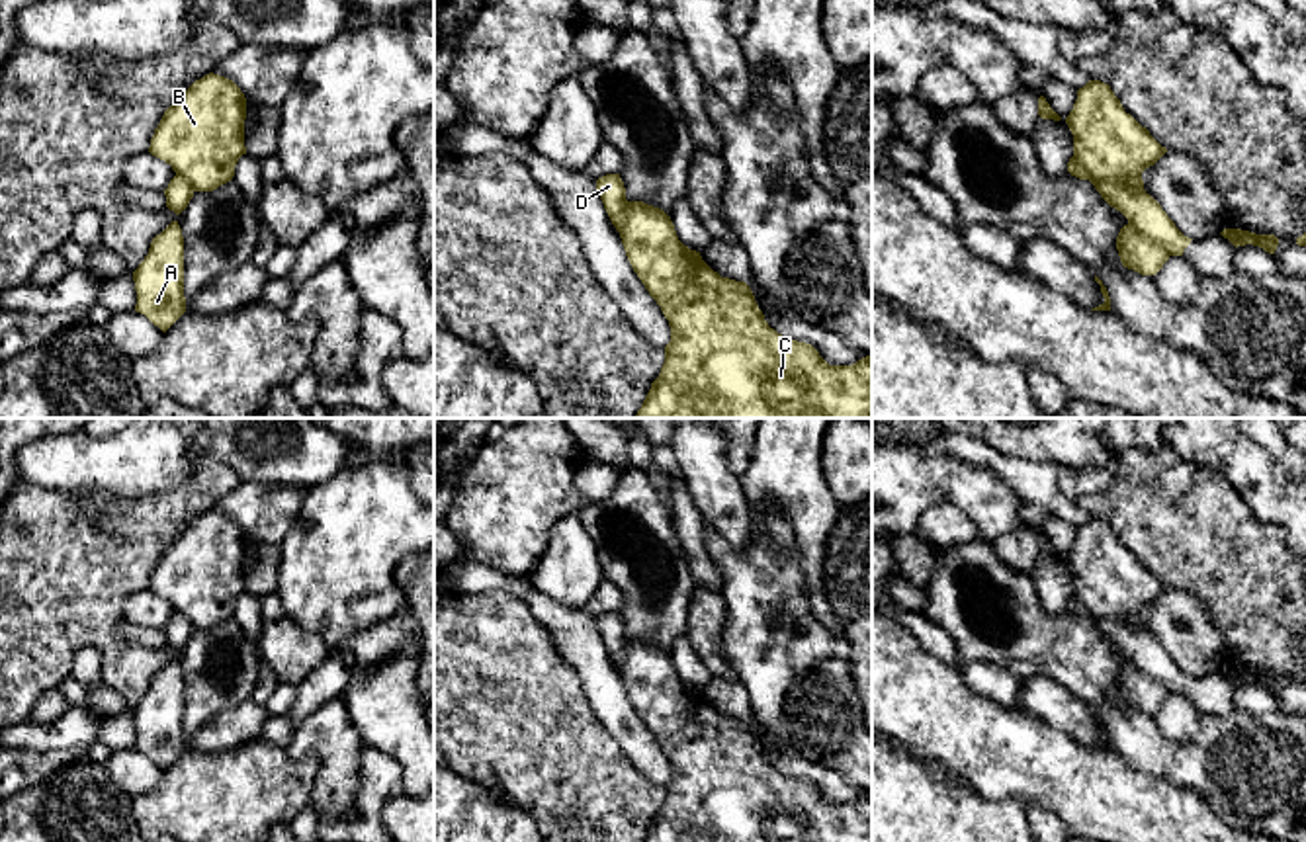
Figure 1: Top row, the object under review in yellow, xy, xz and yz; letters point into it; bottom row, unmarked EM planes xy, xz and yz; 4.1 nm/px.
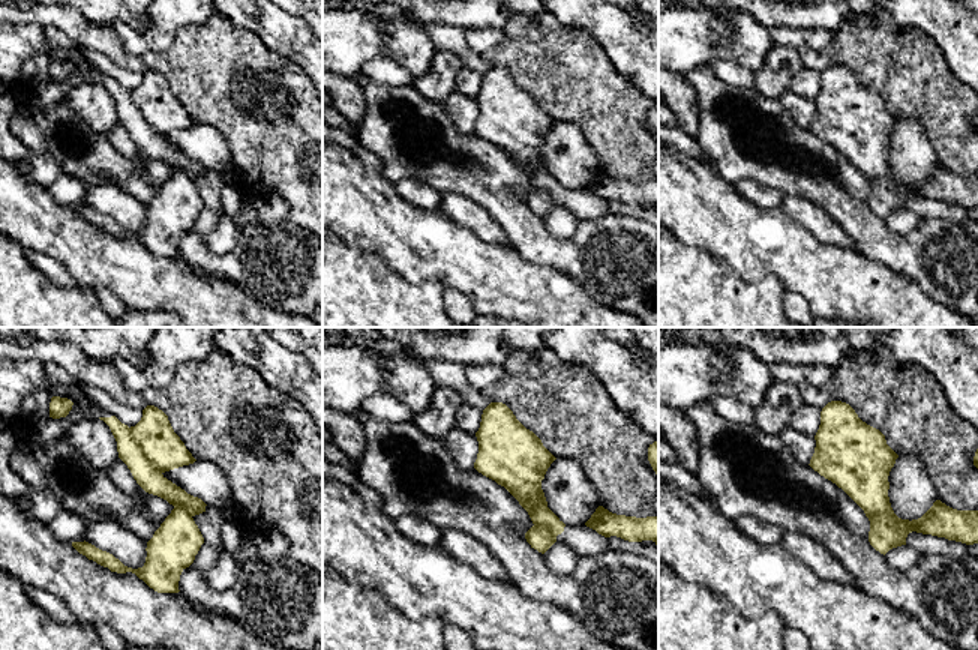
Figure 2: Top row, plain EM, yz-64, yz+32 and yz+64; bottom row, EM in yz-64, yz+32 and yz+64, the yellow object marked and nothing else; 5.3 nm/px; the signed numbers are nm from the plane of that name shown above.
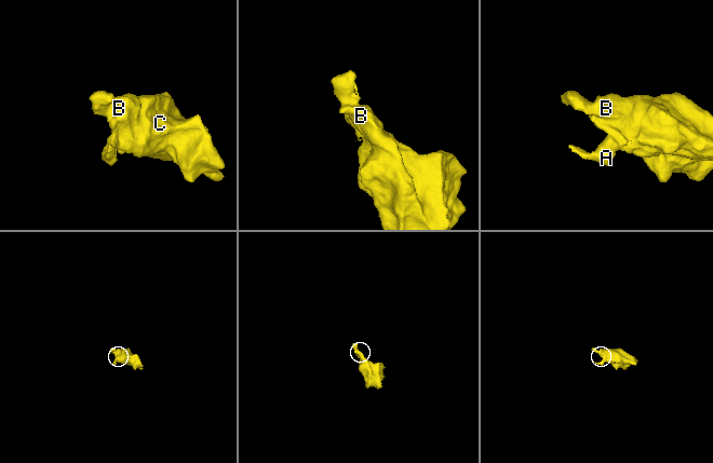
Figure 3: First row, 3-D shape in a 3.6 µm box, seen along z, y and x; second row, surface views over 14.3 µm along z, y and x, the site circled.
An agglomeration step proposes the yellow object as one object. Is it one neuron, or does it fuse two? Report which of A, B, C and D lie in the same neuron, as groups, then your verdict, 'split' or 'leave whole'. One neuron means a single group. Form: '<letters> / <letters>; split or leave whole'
A B C / D; split

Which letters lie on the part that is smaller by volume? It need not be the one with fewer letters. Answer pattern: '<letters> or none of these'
D

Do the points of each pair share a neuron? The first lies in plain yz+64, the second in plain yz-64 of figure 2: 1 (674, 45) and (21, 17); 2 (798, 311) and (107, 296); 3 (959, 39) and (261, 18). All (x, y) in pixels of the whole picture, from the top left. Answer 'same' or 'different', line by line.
1: different
2: same
3: same

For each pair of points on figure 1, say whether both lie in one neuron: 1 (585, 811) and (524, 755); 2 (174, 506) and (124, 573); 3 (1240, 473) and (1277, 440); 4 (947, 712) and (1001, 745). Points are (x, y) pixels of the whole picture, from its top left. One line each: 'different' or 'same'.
1: same
2: same
3: different
4: same

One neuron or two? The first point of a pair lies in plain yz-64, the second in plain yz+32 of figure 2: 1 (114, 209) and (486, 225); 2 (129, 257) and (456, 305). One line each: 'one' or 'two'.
1: one
2: two

